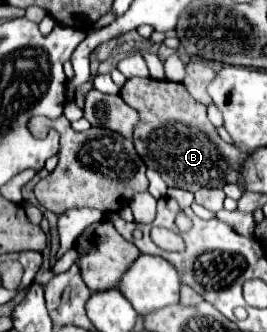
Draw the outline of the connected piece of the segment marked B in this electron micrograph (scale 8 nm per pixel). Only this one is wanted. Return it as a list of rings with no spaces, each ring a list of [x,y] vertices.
[[[130,78],[120,96],[128,102],[128,106],[136,108],[140,114],[140,124],[134,128],[134,146],[136,152],[142,156],[148,168],[160,172],[164,182],[172,188],[182,188],[188,192],[196,192],[200,188],[224,188],[226,184],[238,184],[242,164],[248,160],[248,152],[224,142],[212,122],[206,118],[206,106],[198,100],[192,100],[184,84],[170,82],[170,80],[152,80],[152,78]]]

